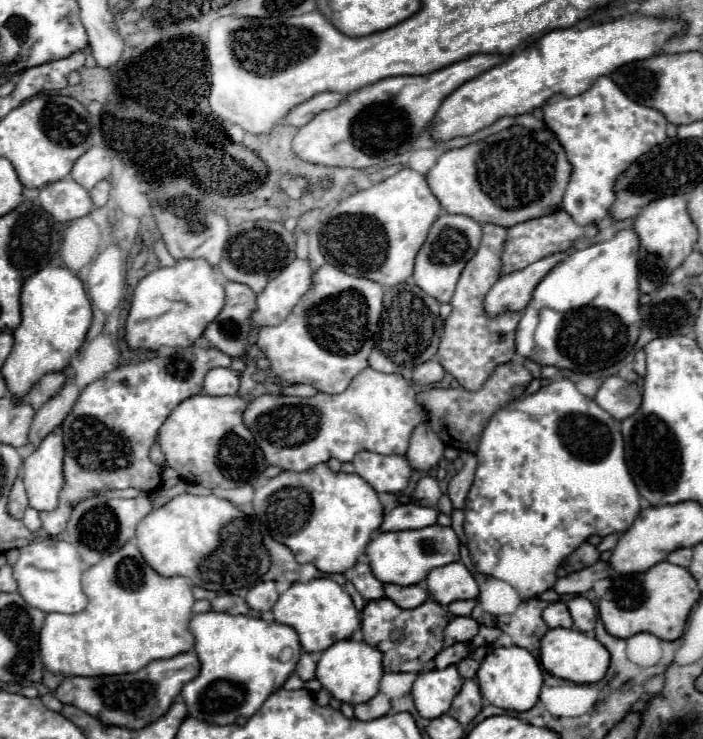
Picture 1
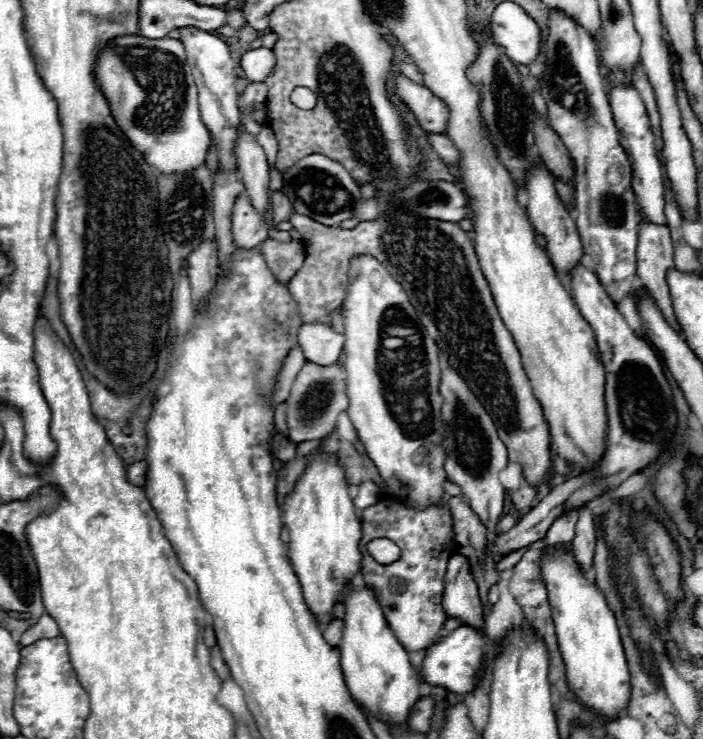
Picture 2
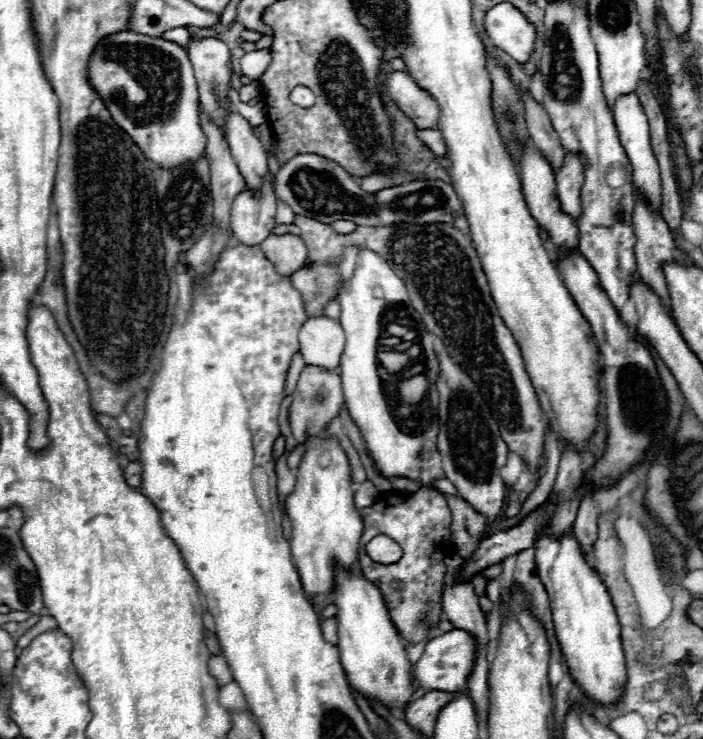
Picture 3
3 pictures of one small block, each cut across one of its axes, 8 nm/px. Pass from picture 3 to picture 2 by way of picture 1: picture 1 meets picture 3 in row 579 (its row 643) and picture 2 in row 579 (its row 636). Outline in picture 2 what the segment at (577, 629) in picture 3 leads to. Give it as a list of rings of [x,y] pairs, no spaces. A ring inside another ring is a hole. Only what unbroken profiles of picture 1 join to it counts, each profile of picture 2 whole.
[[[546,546],[542,550],[542,578],[548,588],[568,686],[584,706],[616,720],[630,700],[630,674],[614,612],[608,608],[608,602],[596,582],[580,568],[570,546]]]

